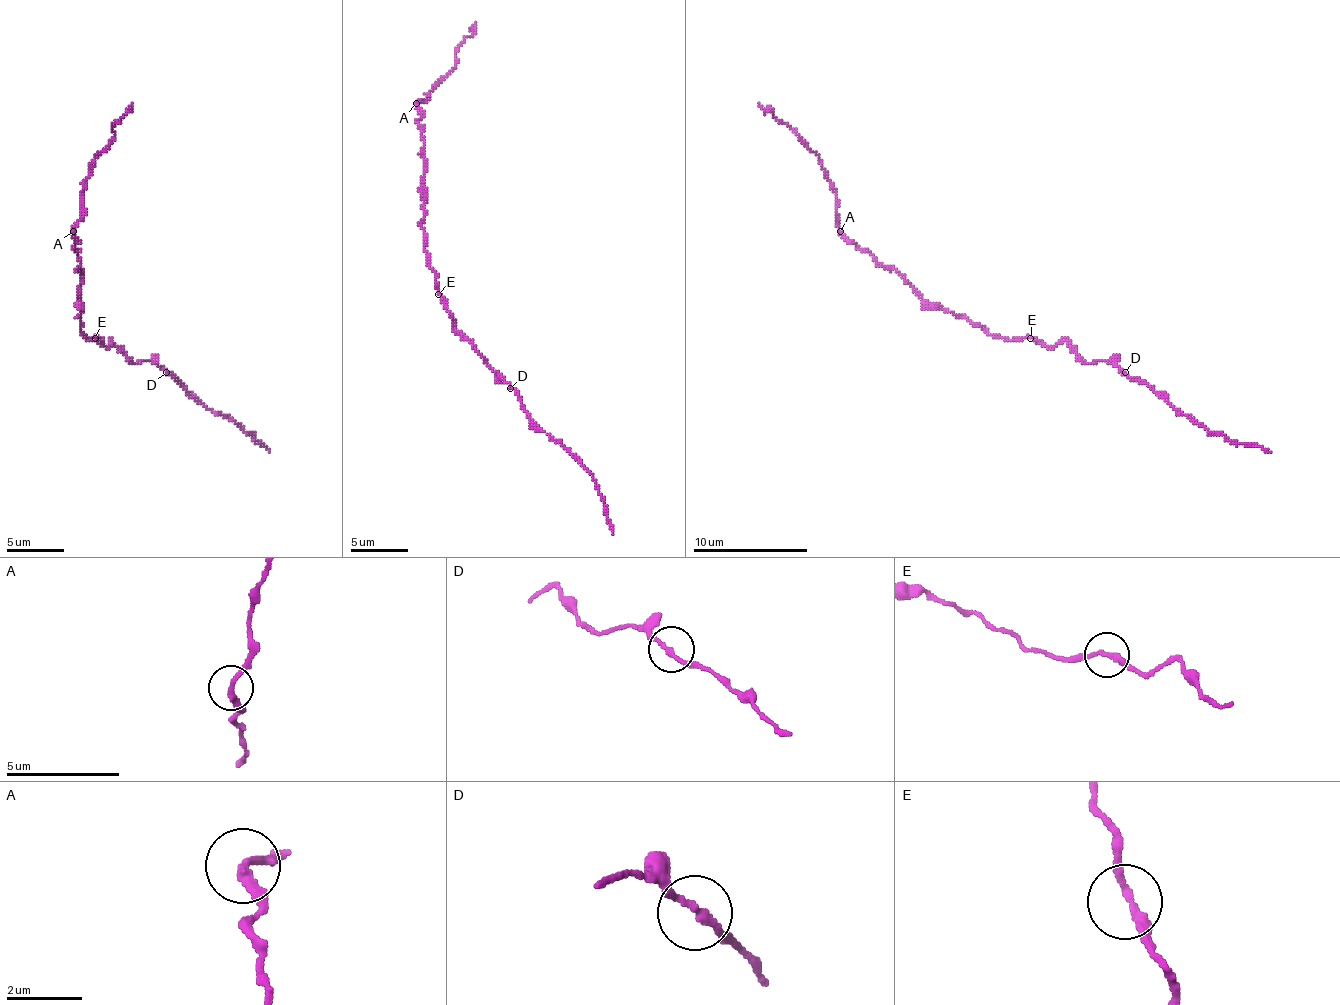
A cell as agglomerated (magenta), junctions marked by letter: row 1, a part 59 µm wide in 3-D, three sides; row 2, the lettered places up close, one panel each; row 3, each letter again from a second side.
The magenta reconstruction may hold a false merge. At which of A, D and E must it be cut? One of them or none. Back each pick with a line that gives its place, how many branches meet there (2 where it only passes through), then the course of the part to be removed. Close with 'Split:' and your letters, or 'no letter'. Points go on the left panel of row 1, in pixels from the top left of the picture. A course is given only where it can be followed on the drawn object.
Split: no letter

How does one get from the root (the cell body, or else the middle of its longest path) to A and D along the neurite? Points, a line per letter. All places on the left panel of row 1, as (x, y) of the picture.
A: (86, 338), (80, 332), (78, 318), (80, 315), (80, 257), (75, 249), (78, 237), (72, 232)
D: (86, 338), (92, 340), (95, 338), (103, 346), (112, 340), (135, 363), (155, 360), (166, 372)

